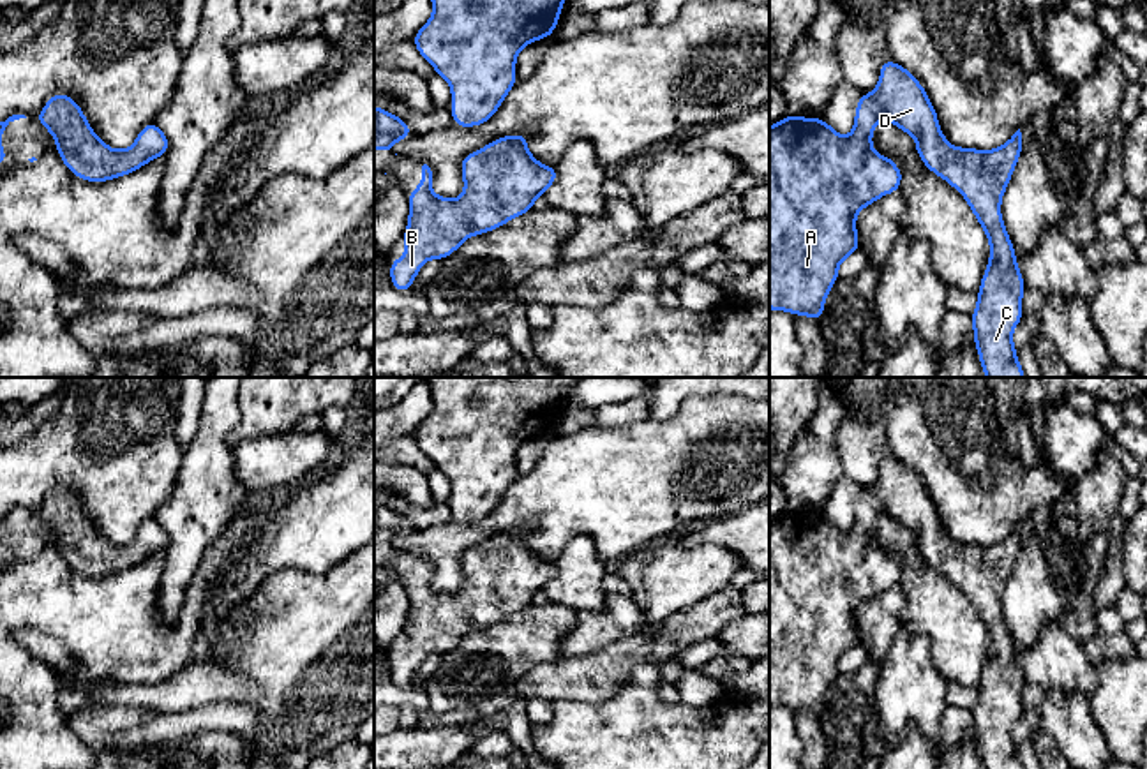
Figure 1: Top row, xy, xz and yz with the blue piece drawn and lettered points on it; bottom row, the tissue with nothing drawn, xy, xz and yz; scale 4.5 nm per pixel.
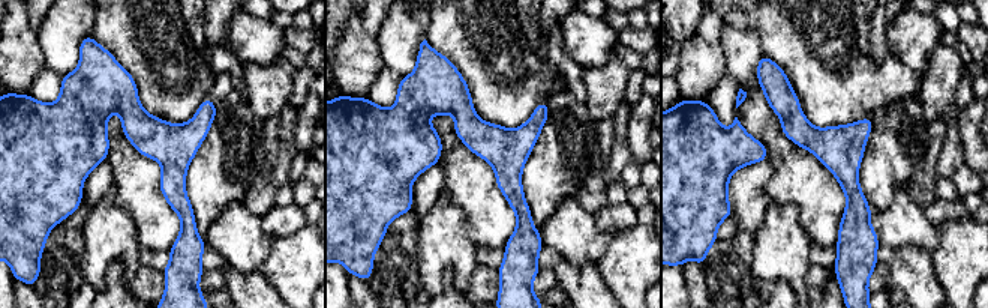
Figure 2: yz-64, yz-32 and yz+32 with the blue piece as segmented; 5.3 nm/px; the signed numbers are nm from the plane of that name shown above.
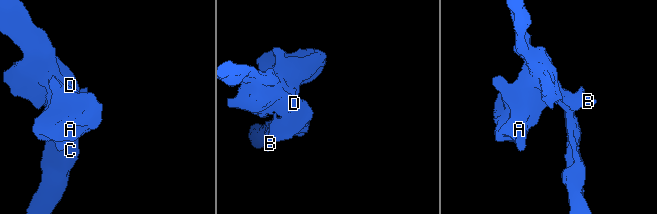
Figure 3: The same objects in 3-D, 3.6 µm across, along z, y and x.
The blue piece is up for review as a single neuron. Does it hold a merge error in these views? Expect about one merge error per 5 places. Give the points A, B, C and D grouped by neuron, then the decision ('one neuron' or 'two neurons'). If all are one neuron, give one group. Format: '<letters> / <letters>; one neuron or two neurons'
A B C D; one neuron

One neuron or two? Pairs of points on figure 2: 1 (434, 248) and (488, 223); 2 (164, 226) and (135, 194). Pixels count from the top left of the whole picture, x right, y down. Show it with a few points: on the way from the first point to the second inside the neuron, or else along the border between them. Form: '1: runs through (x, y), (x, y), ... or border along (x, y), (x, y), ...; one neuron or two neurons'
1: border along (450, 200), (462, 209), (467, 232), (477, 245); two neurons
2: runs through (156, 218), (143, 202); one neuron

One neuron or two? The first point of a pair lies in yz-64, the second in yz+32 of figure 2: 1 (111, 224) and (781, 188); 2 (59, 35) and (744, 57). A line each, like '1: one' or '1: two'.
1: two
2: one

